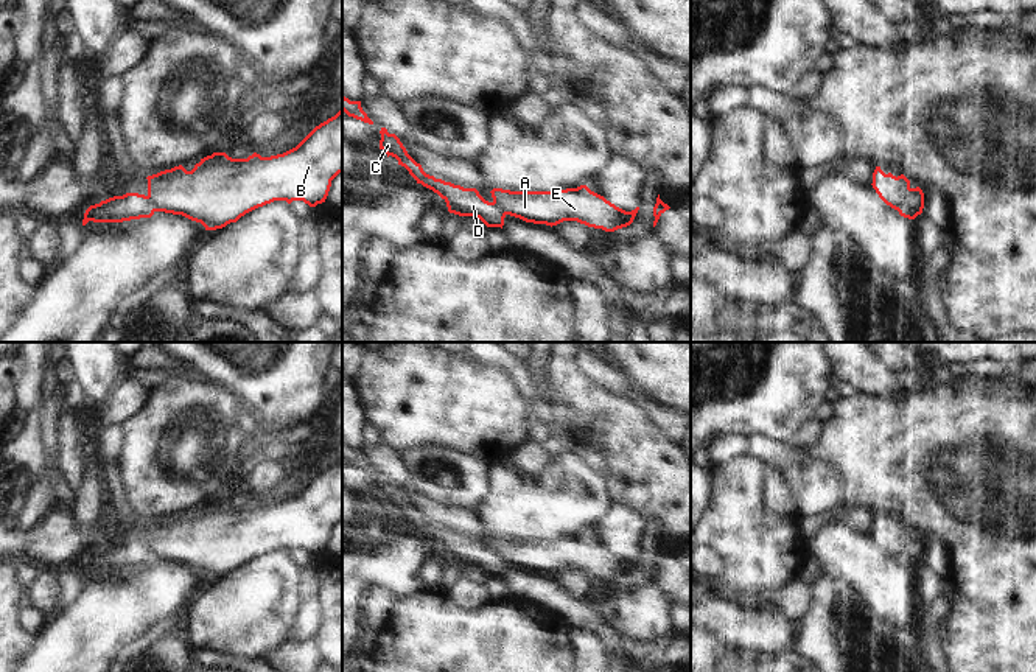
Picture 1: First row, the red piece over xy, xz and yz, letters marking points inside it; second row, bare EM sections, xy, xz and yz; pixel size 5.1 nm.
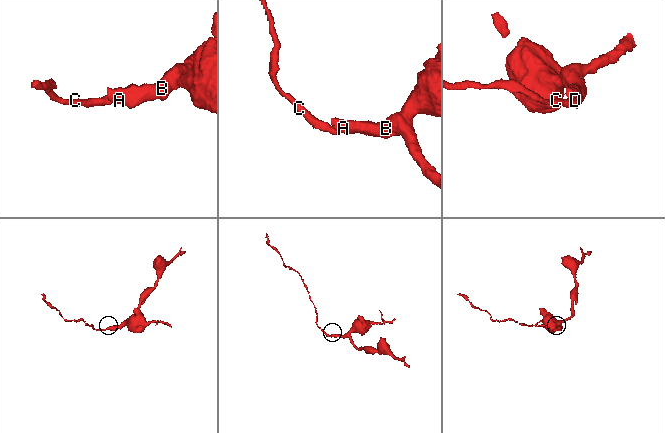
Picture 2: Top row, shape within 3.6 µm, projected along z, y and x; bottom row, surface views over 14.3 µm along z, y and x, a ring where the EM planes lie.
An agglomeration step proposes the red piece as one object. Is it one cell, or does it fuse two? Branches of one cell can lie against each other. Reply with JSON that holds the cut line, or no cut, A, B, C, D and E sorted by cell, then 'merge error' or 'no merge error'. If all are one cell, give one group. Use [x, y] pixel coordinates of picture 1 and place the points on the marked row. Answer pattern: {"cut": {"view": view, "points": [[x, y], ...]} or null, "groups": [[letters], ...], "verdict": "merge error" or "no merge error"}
{"cut": {"view": "yz", "points": [[910, 188], [898, 210]]}, "groups": [["A", "B", "E"], ["C", "D"]], "verdict": "merge error"}

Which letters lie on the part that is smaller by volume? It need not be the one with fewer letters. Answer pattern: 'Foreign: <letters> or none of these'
Foreign: C, D

